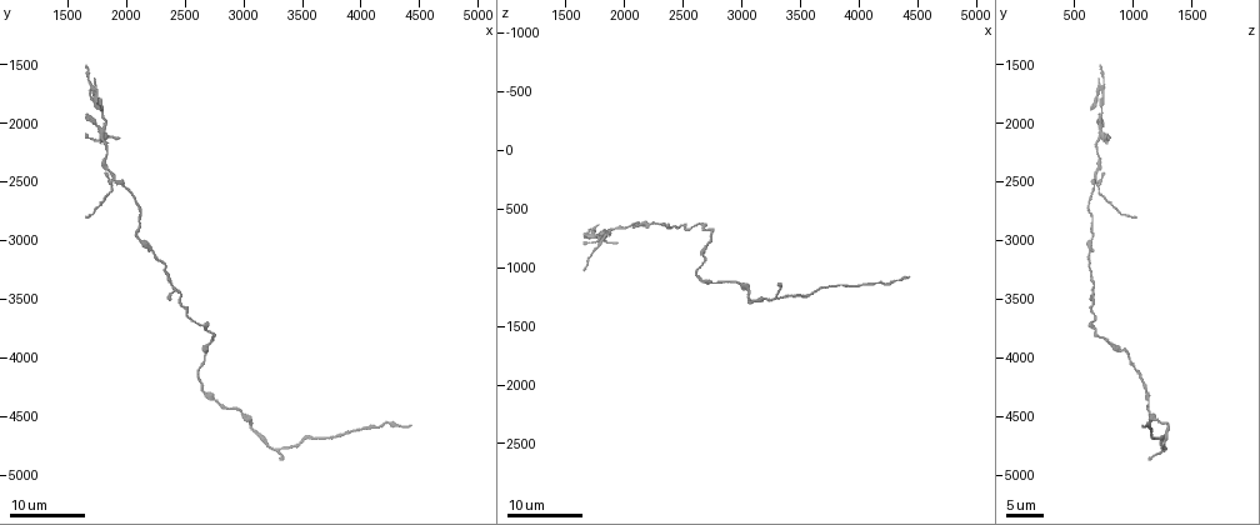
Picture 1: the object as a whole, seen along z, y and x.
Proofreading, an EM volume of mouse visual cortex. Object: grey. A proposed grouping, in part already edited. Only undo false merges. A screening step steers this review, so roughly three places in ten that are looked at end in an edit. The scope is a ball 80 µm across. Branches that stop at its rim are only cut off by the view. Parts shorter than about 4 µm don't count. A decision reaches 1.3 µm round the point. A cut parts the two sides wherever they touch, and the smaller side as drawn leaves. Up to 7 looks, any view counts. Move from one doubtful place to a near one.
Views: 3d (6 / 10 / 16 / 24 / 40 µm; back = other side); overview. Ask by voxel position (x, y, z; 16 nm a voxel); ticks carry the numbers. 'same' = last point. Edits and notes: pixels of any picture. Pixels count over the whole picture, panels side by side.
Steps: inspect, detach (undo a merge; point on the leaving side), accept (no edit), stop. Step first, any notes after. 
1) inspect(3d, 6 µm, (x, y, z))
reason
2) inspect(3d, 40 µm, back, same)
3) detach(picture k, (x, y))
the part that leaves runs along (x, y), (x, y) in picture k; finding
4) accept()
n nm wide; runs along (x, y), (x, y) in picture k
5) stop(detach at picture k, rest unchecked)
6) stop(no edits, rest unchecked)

inspect(3d, 16 µm, (2740, 3820, 720))
arms part here

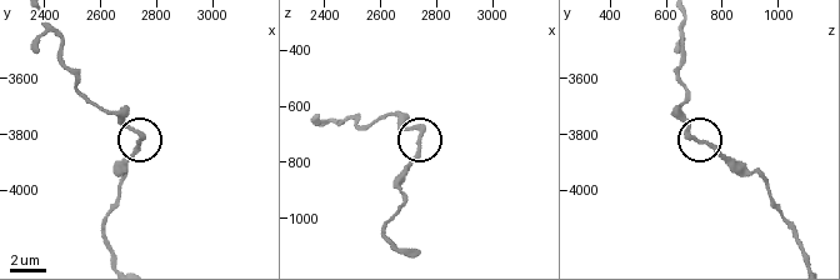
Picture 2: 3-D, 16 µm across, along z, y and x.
inspect(3d, 6 µm, (2730, 3820, 730))
zoom in

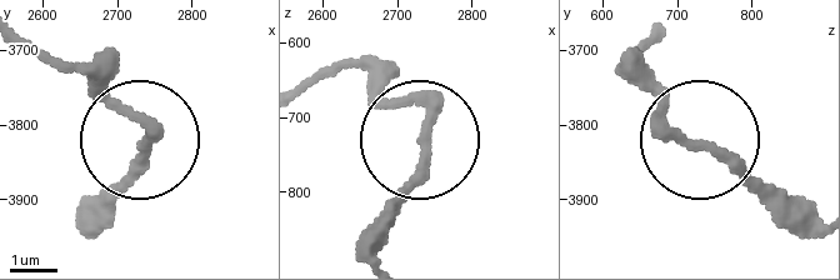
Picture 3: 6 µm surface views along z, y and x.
inspect(3d, 6 µm, back, (2740, 3825, 730))
from behind

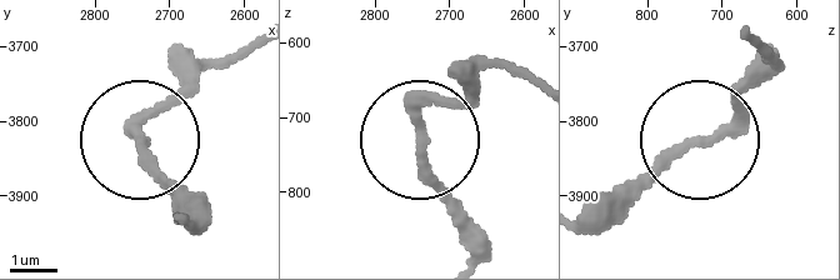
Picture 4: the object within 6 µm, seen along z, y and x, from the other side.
accept()
3 arms; runs along (423, 130), (419, 114), (483, 70) in picture 4; continuous, no second neuron

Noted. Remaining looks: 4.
inspect(3d, 24 µm, (2080, 3000, 640))

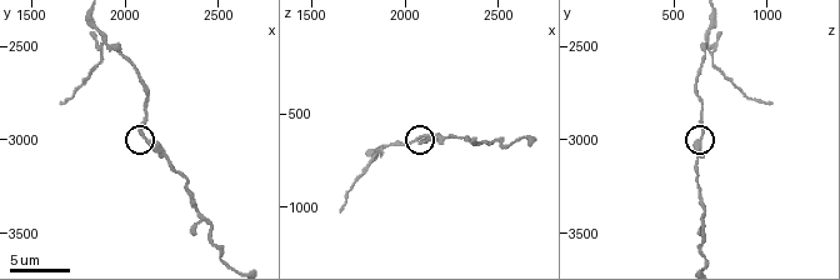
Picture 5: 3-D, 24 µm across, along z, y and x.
inspect(3d, 10 µm, (2100, 2980, 660))
closer look

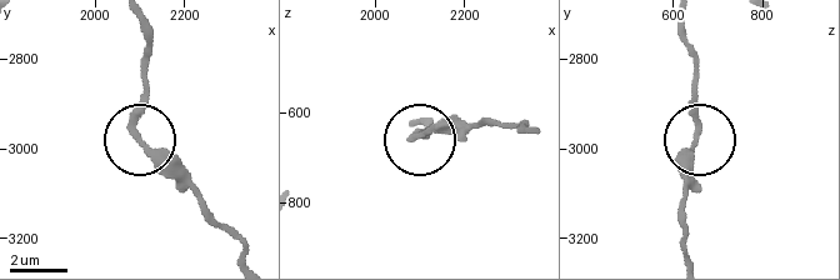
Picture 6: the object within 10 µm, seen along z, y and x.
accept()
runs along (243, 254), (140, 133), (135, 111), (143, 49) in picture 6; one neuron here

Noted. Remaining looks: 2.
inspect(3d, 16 µm, (1740, 1720, 760))
two arms in line, one across

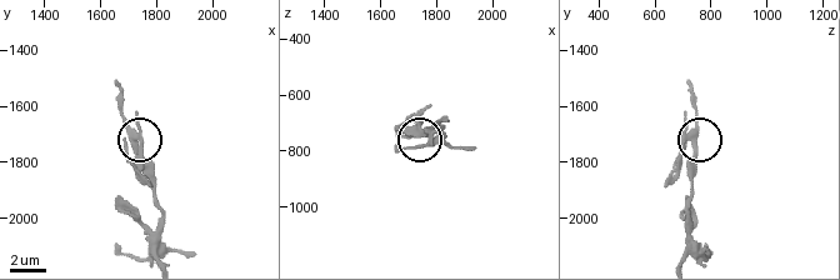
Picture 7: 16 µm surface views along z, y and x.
inspect(3d, 10 µm, (1720, 1740, 750))
zoom in

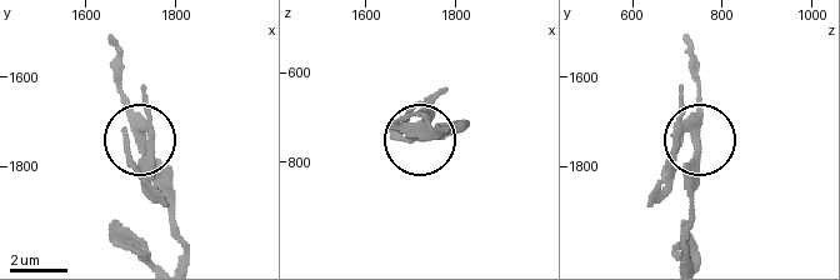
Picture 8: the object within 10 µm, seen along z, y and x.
detach(picture 8, (135, 166))
300 nm wide; two neurons meet here

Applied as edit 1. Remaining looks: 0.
stop(detach at picture 8, rest unchecked)

